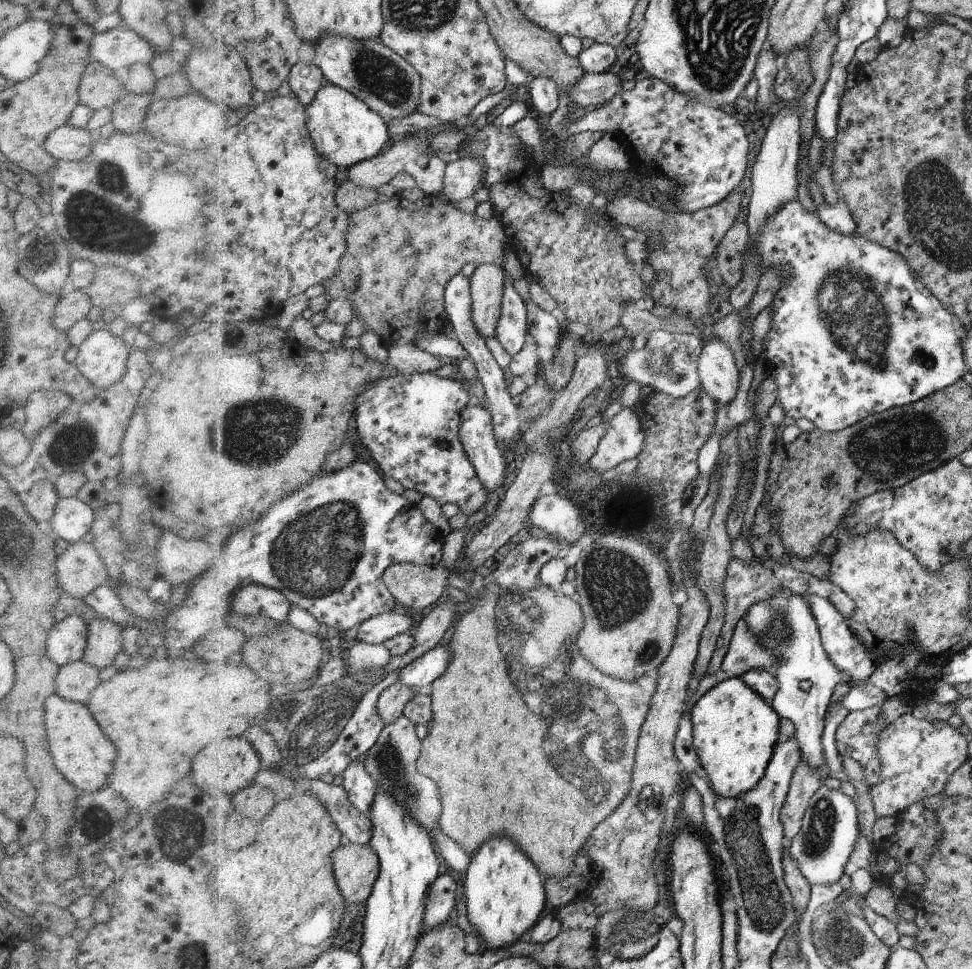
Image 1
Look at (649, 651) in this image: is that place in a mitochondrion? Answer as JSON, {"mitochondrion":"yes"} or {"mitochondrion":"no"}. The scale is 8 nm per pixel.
{"mitochondrion":"yes"}

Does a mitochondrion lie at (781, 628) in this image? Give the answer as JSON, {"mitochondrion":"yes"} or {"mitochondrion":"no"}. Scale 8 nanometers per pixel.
{"mitochondrion":"yes"}

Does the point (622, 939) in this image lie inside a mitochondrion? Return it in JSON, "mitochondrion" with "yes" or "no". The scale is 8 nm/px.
{"mitochondrion":"yes"}

